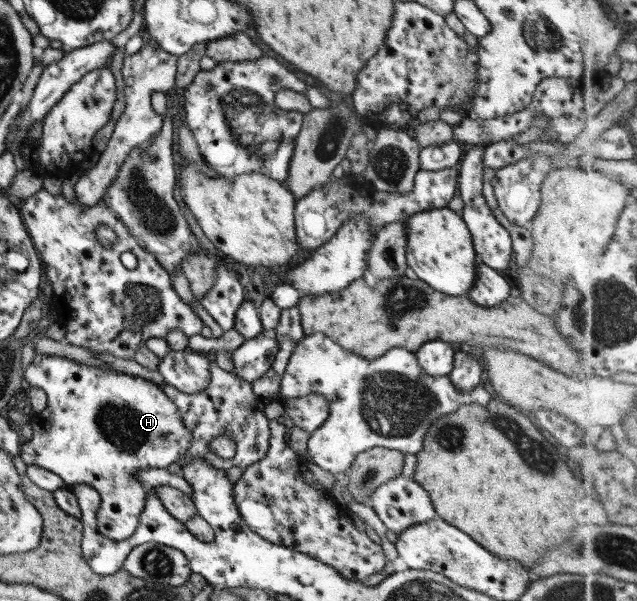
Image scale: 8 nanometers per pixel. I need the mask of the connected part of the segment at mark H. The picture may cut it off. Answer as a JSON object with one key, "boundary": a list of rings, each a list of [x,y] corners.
{"boundary":[[[36,354],[23,371],[23,378],[29,388],[41,389],[47,400],[46,407],[33,413],[28,420],[32,435],[19,446],[20,459],[26,466],[35,465],[59,475],[64,487],[86,484],[89,491],[99,497],[96,530],[108,541],[123,542],[136,530],[138,517],[145,507],[145,488],[135,477],[137,469],[164,469],[187,454],[192,434],[186,429],[176,405],[151,381],[114,368],[105,371],[93,365],[76,363],[65,357]]]}

